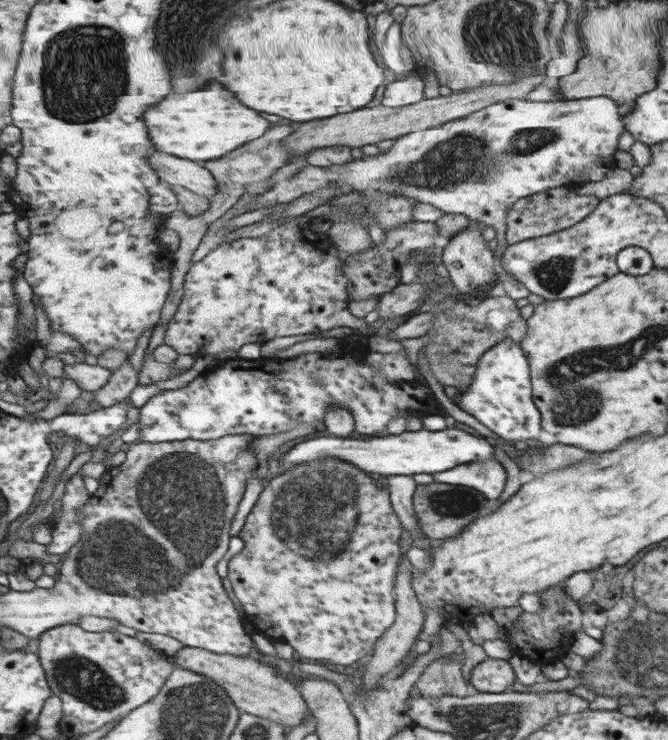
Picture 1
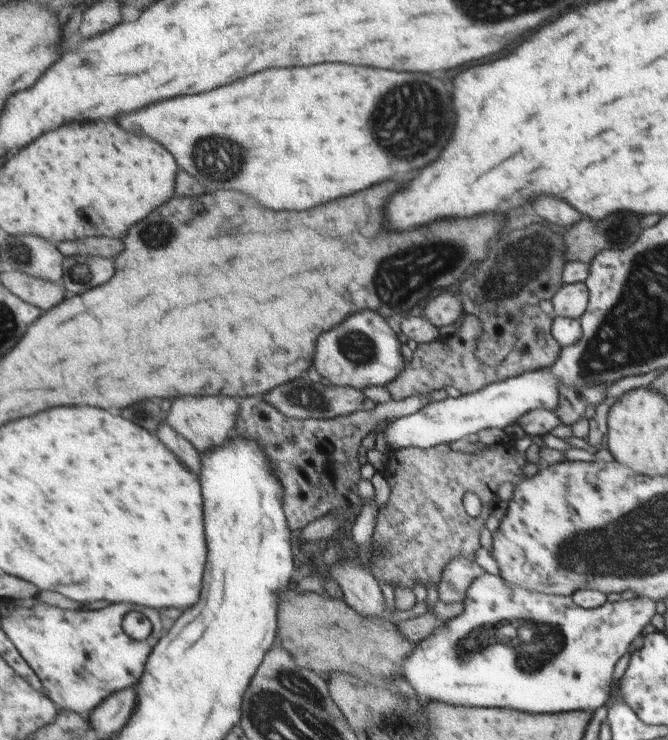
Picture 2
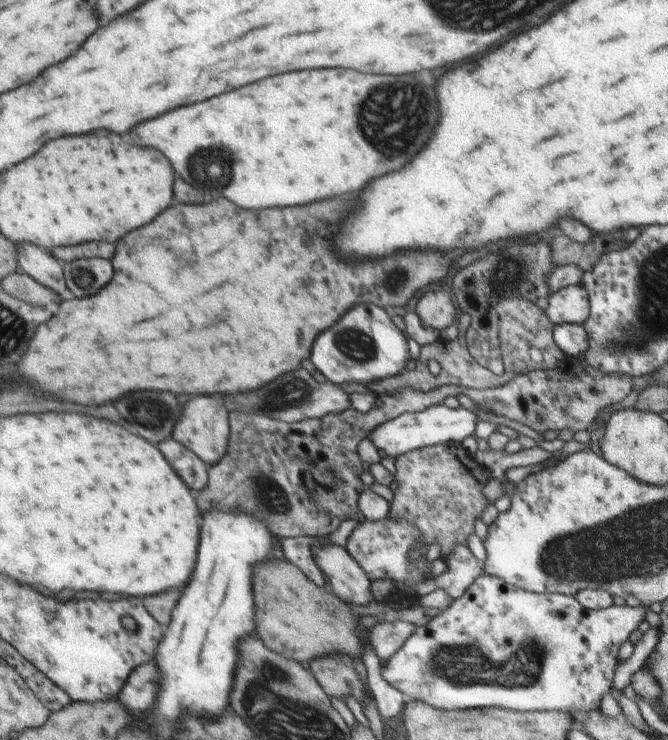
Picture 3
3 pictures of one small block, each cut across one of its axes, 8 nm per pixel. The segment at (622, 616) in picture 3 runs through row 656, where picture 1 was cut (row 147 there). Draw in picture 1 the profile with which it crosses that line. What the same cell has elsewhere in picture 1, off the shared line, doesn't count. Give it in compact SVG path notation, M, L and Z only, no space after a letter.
M590 97L578 100L556 100L554 102L536 102L536 101L527 101L526 99L508 99L507 101L502 101L496 104L482 108L482 110L473 112L471 115L465 116L464 118L459 118L456 120L451 120L450 122L441 124L440 126L434 128L427 128L426 130L414 131L410 134L401 136L393 141L393 145L382 154L378 153L375 156L365 156L360 159L353 159L350 162L344 163L343 165L334 165L328 168L318 167L310 164L308 167L302 169L300 173L296 174L294 177L280 181L279 183L274 183L274 187L268 190L266 193L259 195L259 200L255 204L251 204L249 211L258 210L262 207L271 207L276 206L276 204L284 204L298 200L301 196L314 192L315 190L322 190L324 188L329 188L333 182L343 182L347 186L351 186L352 191L367 192L383 192L384 194L399 194L399 196L407 196L408 198L413 198L417 202L424 202L426 204L432 204L446 212L448 214L464 214L471 222L480 221L488 227L493 227L496 232L496 240L498 246L496 248L496 264L500 264L500 276L498 276L499 281L501 282L501 292L507 295L512 300L517 301L522 298L527 298L531 293L528 289L518 282L512 274L508 274L502 270L502 254L504 250L508 247L508 242L506 241L506 224L505 219L508 215L508 208L510 208L519 198L524 198L527 196L532 196L532 194L538 194L539 192L544 192L545 190L550 190L552 188L561 188L564 186L567 187L578 187L578 182L584 184L584 182L594 182L594 180L602 180L604 174L608 170L612 170L617 166L614 166L614 154L618 150L618 138L620 135L625 132L625 124L621 112L618 110L618 105L615 103L615 100L612 100L608 97Z

